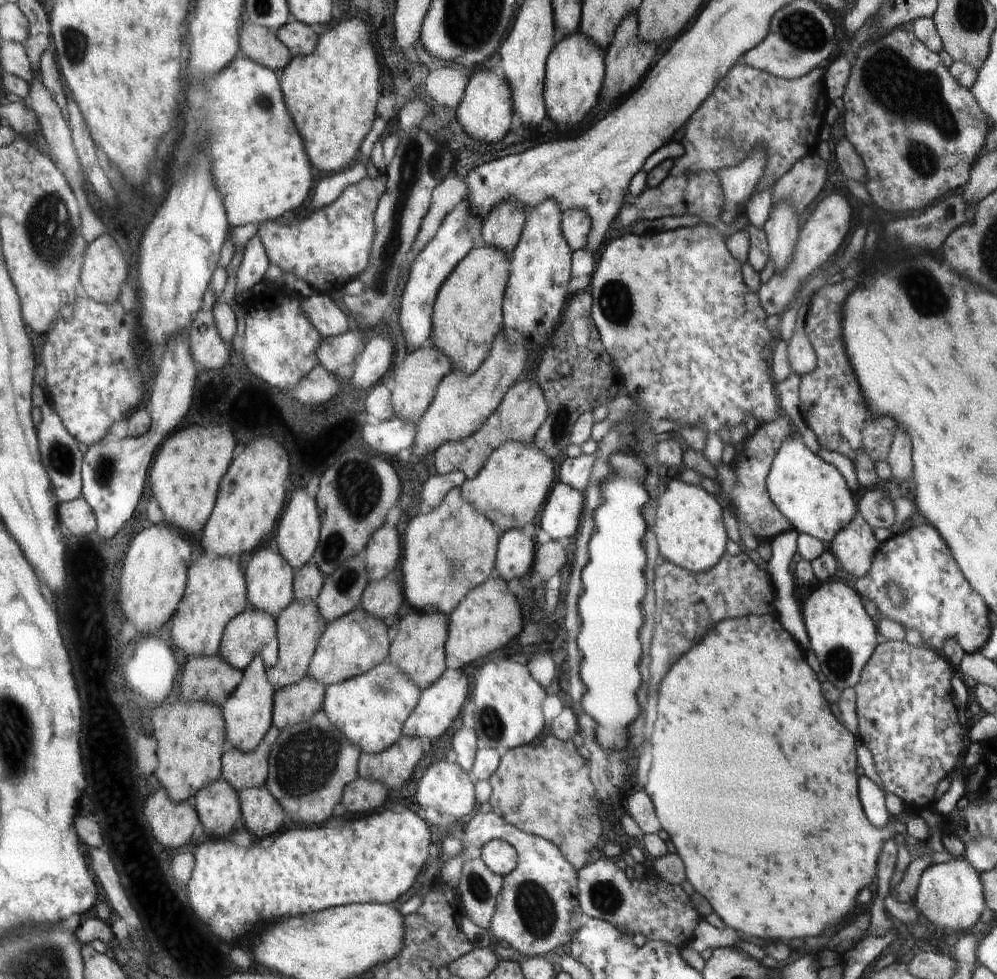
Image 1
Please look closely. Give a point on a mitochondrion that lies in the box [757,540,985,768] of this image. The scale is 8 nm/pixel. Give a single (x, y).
(838, 661)

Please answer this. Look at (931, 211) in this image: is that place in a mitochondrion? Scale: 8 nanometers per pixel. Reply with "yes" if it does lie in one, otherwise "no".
no

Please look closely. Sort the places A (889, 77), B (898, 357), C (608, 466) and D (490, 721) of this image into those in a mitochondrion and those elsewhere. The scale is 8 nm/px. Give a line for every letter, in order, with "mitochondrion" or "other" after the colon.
A: mitochondrion
B: other
C: other
D: mitochondrion

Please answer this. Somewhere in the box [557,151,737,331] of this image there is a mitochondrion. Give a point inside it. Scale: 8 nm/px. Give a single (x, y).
(611, 304)

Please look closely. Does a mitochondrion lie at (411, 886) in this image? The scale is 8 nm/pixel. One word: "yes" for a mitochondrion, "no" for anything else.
no

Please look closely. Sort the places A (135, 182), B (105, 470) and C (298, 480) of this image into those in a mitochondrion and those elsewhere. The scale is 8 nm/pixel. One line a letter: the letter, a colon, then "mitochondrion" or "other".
A: other
B: mitochondrion
C: other

